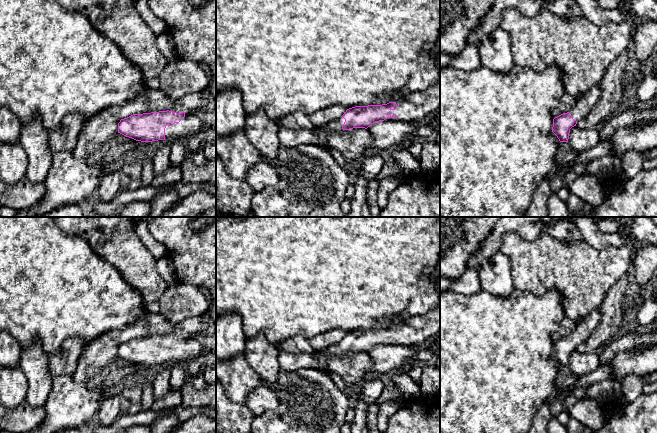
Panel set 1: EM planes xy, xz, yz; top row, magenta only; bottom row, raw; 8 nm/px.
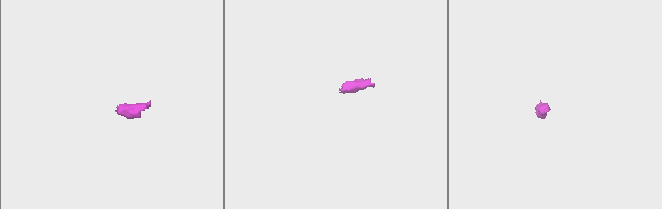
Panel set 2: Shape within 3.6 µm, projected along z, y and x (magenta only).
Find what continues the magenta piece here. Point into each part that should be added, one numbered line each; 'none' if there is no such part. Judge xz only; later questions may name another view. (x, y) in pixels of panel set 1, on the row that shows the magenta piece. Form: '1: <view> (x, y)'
1: xz (416, 106)
2: xz (334, 126)

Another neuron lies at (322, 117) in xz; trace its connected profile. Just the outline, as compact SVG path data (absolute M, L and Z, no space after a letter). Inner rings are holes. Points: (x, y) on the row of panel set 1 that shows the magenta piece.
M333 106L309 115L309 119L316 128L320 128L333 120L339 119L346 110L347 108L344 106Z

